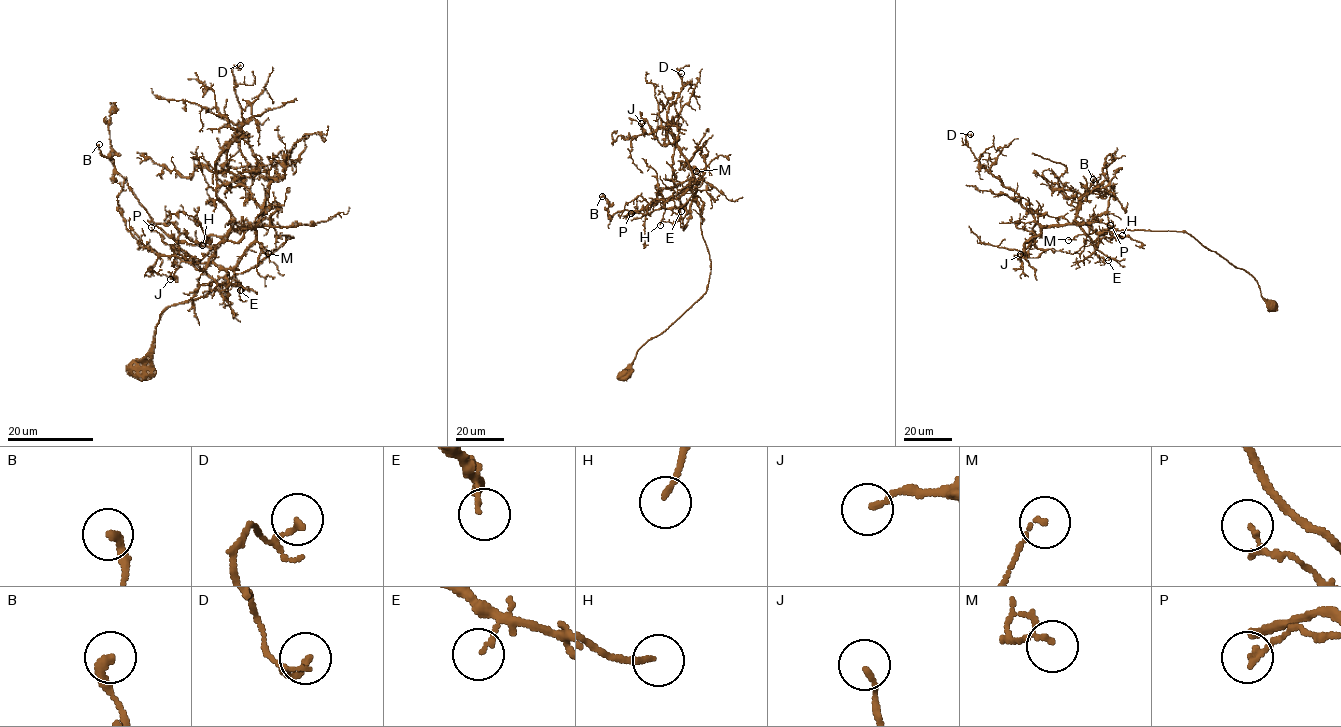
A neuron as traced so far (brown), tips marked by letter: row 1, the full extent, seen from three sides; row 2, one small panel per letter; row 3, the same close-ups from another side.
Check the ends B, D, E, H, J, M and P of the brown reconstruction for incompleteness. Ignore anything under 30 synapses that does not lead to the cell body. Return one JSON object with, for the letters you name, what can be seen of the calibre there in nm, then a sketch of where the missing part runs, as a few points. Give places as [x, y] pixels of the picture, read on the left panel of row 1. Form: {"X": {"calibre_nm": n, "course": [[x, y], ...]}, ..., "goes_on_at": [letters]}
{"goes_on_at": []}

